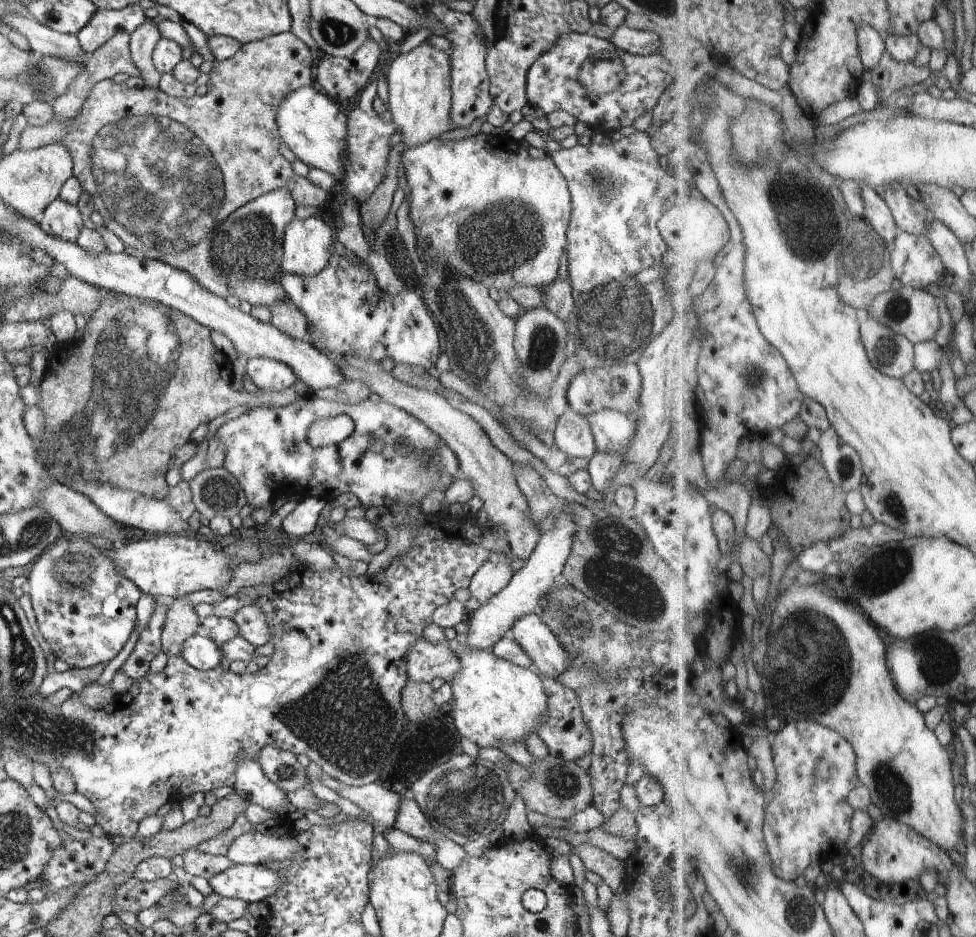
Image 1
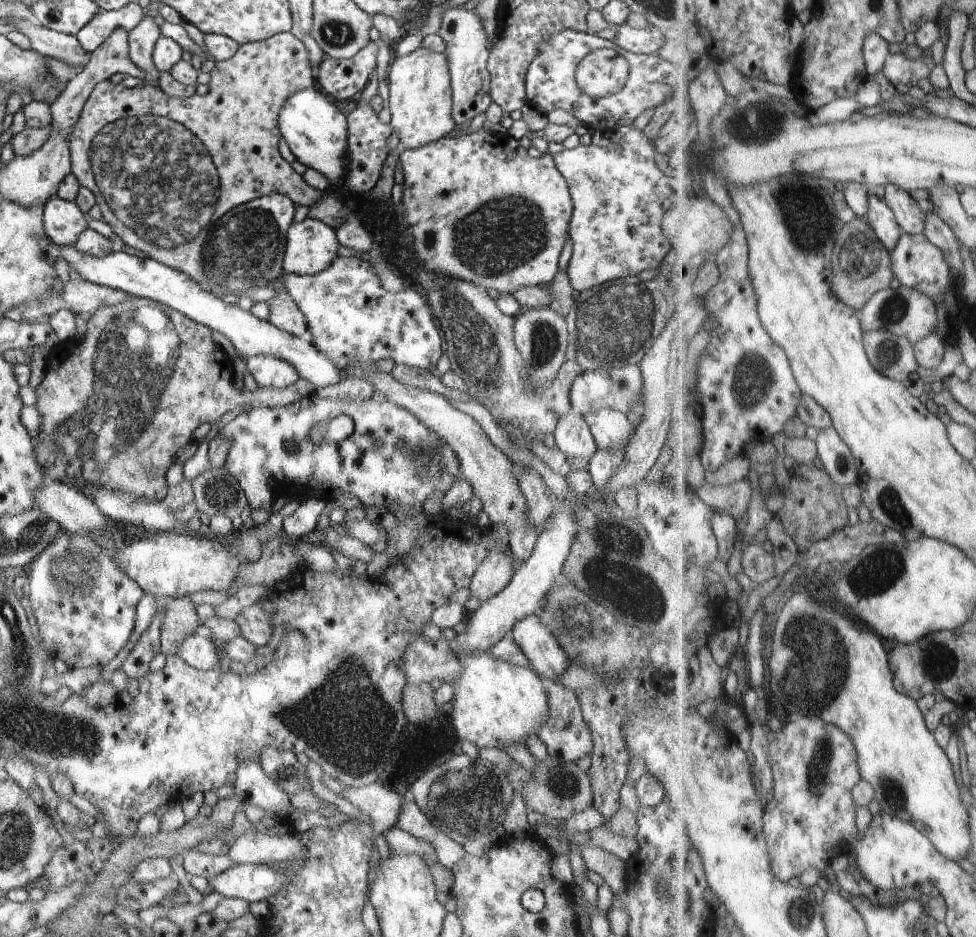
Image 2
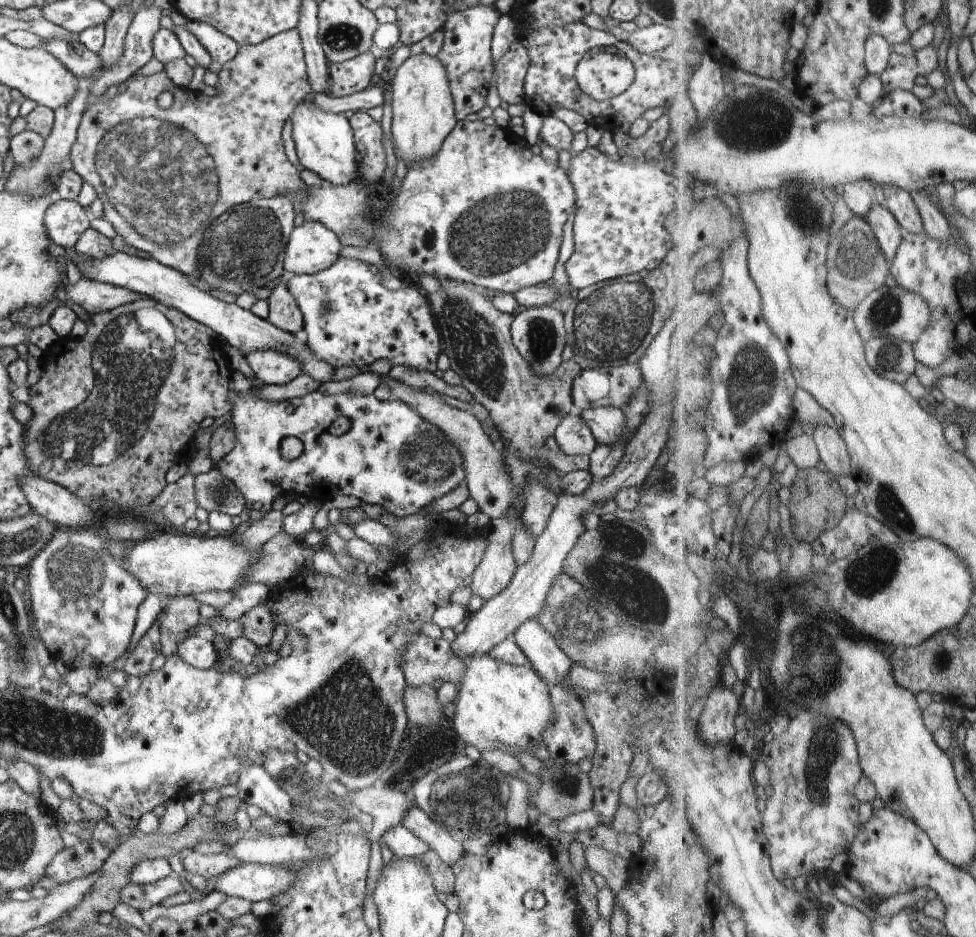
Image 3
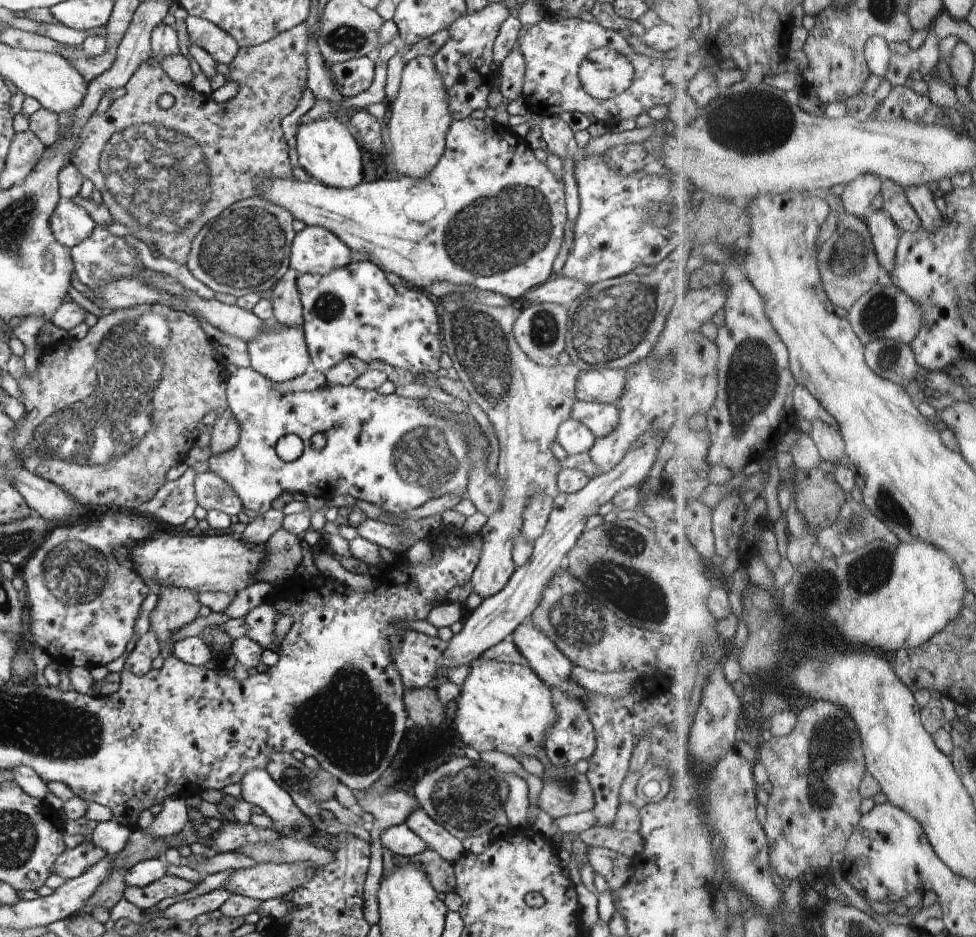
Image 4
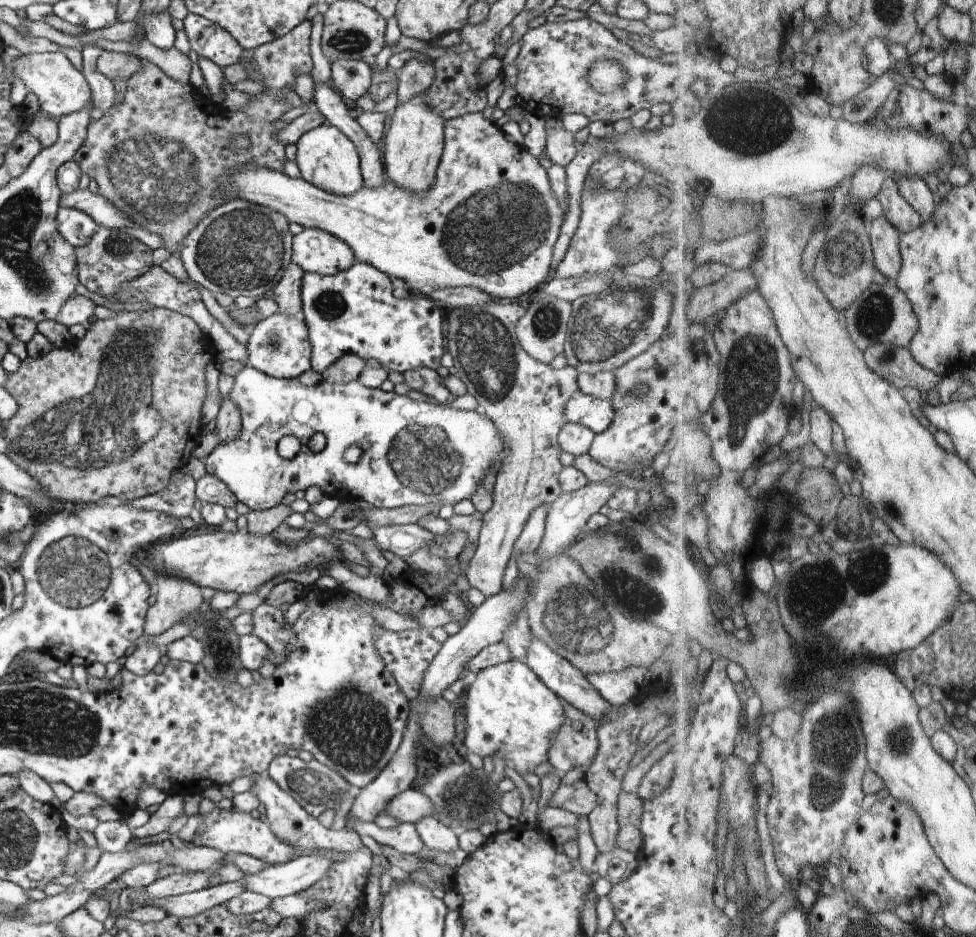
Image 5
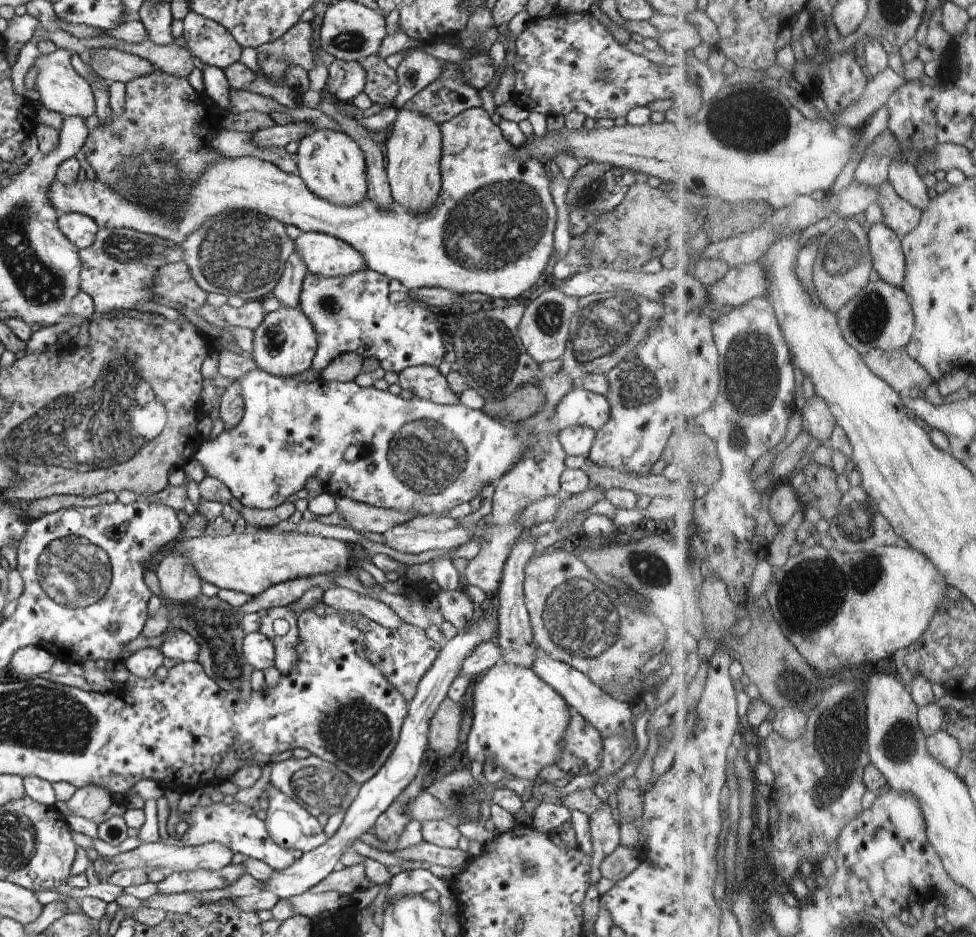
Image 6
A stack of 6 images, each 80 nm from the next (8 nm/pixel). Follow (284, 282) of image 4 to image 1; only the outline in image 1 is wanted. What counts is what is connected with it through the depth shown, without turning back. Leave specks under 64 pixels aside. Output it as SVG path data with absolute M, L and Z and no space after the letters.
M283 299L270 306L269 310L272 314L271 324L291 338L302 340L310 332L306 318L291 301Z

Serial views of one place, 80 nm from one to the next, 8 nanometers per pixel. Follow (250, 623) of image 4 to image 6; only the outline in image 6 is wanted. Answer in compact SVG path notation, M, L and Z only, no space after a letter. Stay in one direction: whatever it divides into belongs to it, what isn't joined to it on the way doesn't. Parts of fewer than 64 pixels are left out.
M295 603L285 607L274 607L258 613L261 618L258 631L272 639L275 646L275 667L282 675L287 675L298 660L296 645L299 639L296 612L292 609L294 605Z

